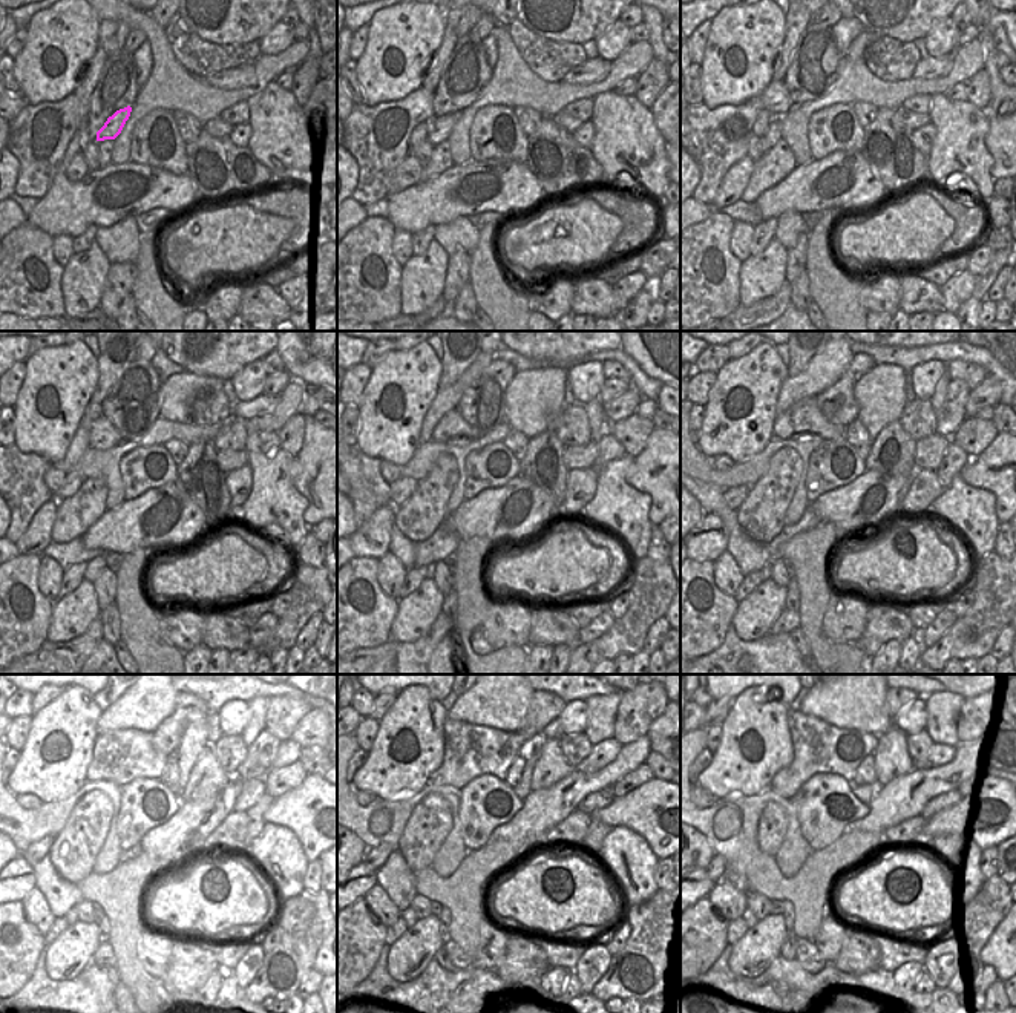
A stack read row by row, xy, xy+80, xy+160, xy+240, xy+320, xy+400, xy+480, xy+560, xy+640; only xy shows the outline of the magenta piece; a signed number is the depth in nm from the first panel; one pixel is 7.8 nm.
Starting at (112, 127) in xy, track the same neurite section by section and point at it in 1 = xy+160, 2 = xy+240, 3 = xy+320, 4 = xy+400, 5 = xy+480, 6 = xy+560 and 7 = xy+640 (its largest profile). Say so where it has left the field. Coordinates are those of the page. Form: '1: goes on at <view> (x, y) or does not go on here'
1: goes on at xy+160 (773, 134)
2: goes on at xy+240 (72, 481)
3: goes on at xy+320 (403, 488)
4: goes on at xy+400 (734, 497)
5: goes on at xy+480 (39, 849)
6: goes on at xy+560 (376, 857)
7: goes on at xy+640 (716, 869)

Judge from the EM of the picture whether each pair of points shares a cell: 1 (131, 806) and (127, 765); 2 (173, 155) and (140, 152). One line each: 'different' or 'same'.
1: different
2: same

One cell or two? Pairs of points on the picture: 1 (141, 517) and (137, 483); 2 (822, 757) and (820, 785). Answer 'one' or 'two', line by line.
1: two
2: two

